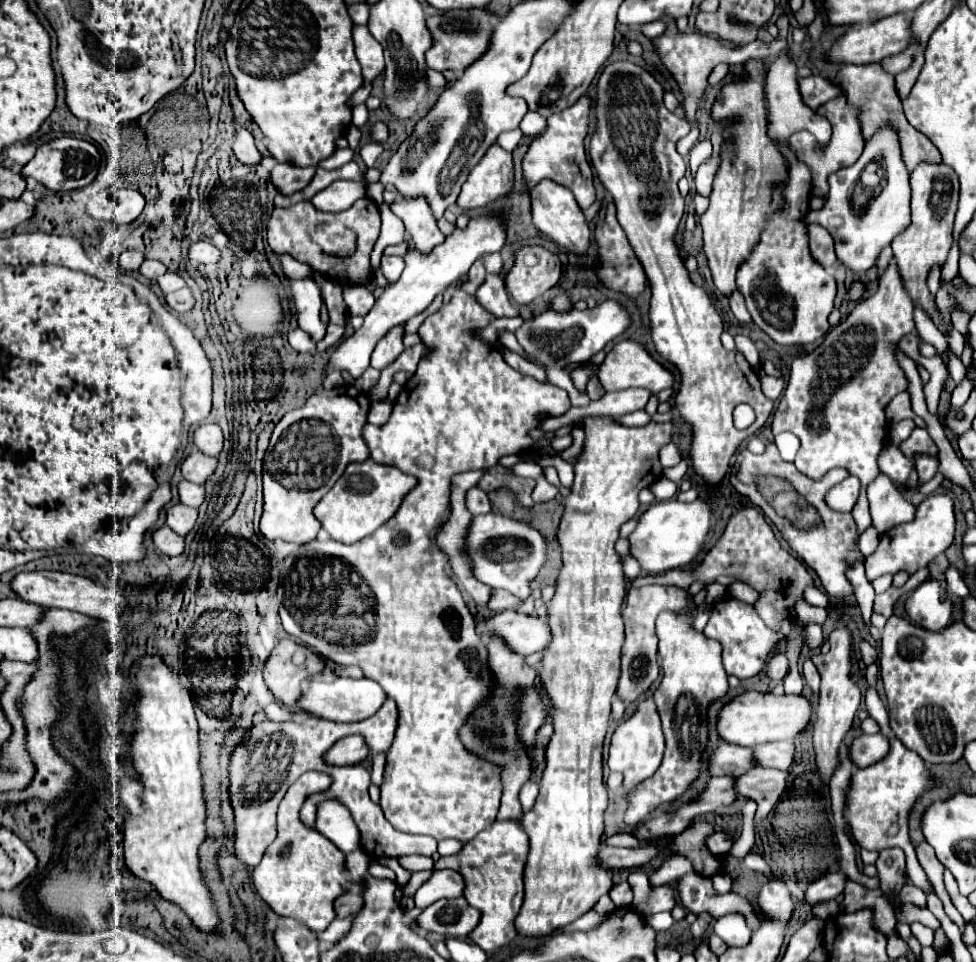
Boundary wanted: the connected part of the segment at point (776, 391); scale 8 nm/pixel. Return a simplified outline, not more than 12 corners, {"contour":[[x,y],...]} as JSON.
{"contour":[[761,376],[761,390],[775,402],[783,392],[783,380]]}

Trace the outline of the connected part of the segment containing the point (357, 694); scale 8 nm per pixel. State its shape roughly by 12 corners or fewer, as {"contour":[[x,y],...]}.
{"contour":[[369,678],[311,682],[299,706],[359,722],[387,700]]}

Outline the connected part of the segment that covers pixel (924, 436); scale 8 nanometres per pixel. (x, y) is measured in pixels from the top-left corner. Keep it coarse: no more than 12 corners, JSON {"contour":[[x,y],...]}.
{"contour":[[915,428],[903,442],[905,456],[937,454],[935,442],[923,428]]}

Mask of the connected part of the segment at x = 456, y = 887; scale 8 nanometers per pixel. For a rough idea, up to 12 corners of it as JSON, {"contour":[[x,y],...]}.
{"contour":[[439,870],[415,892],[417,908],[463,896],[459,872]]}

